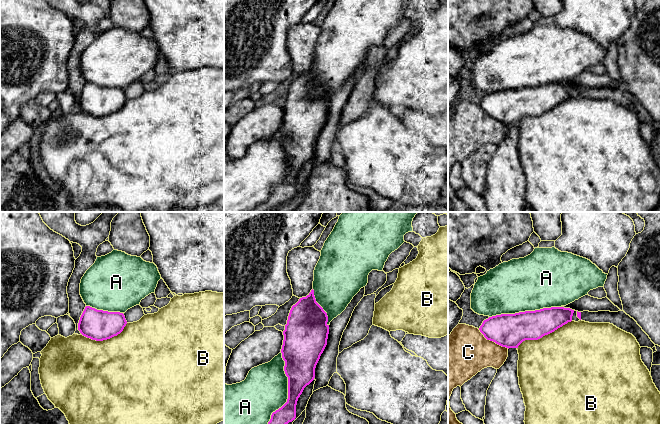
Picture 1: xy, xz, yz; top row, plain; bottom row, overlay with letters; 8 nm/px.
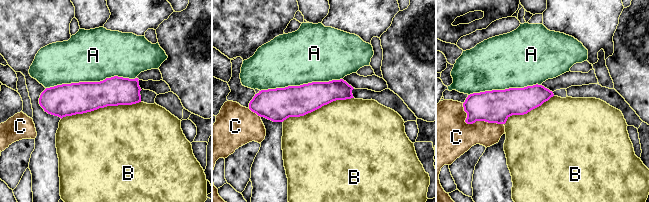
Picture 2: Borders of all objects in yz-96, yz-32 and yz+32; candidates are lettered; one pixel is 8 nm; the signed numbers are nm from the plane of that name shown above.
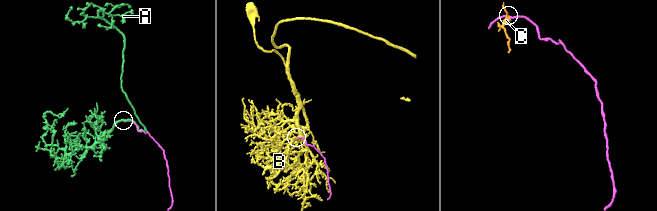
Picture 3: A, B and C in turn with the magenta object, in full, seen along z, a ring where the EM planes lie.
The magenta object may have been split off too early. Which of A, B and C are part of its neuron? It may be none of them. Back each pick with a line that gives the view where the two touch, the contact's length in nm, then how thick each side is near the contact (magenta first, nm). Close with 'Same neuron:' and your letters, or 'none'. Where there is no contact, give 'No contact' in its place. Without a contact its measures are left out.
A: Touches magenta in xz. Shared border 700 nm. Thickness 240 nm (magenta) against 360 nm
Same neuron: A

